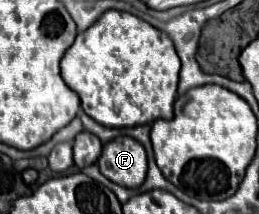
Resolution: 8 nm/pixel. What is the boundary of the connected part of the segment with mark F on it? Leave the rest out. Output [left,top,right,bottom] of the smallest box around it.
[97,136,147,188]

